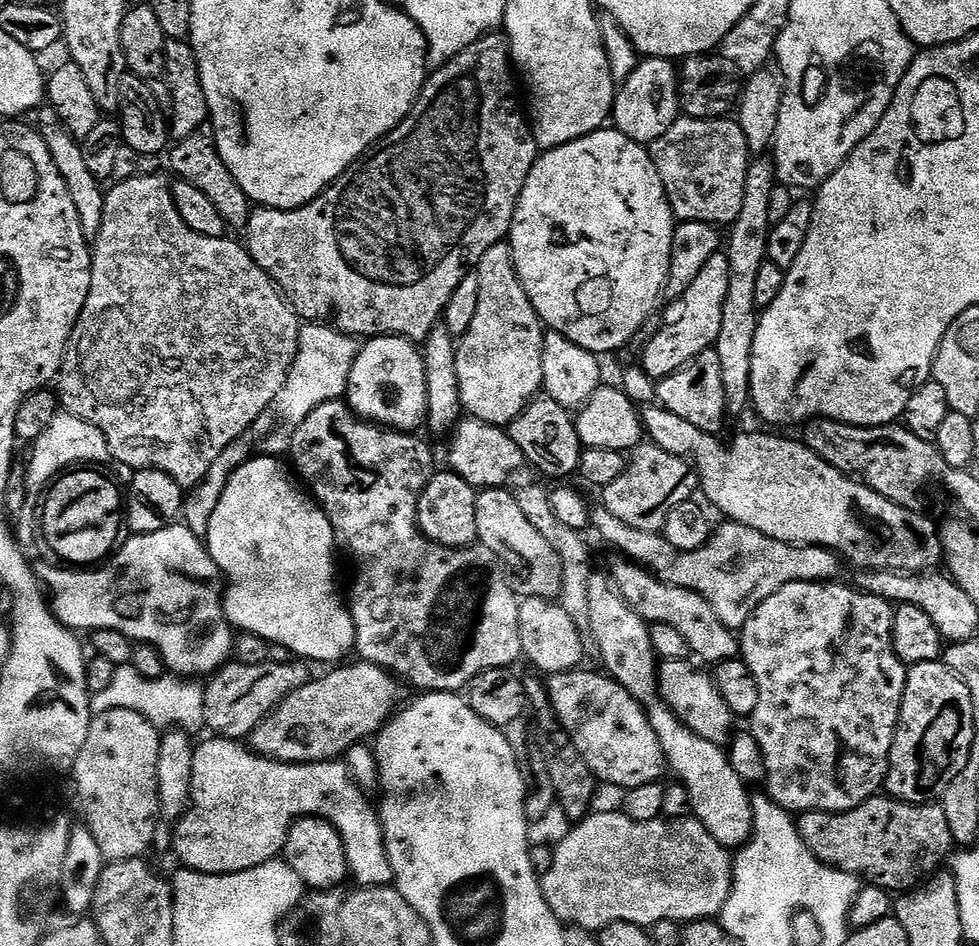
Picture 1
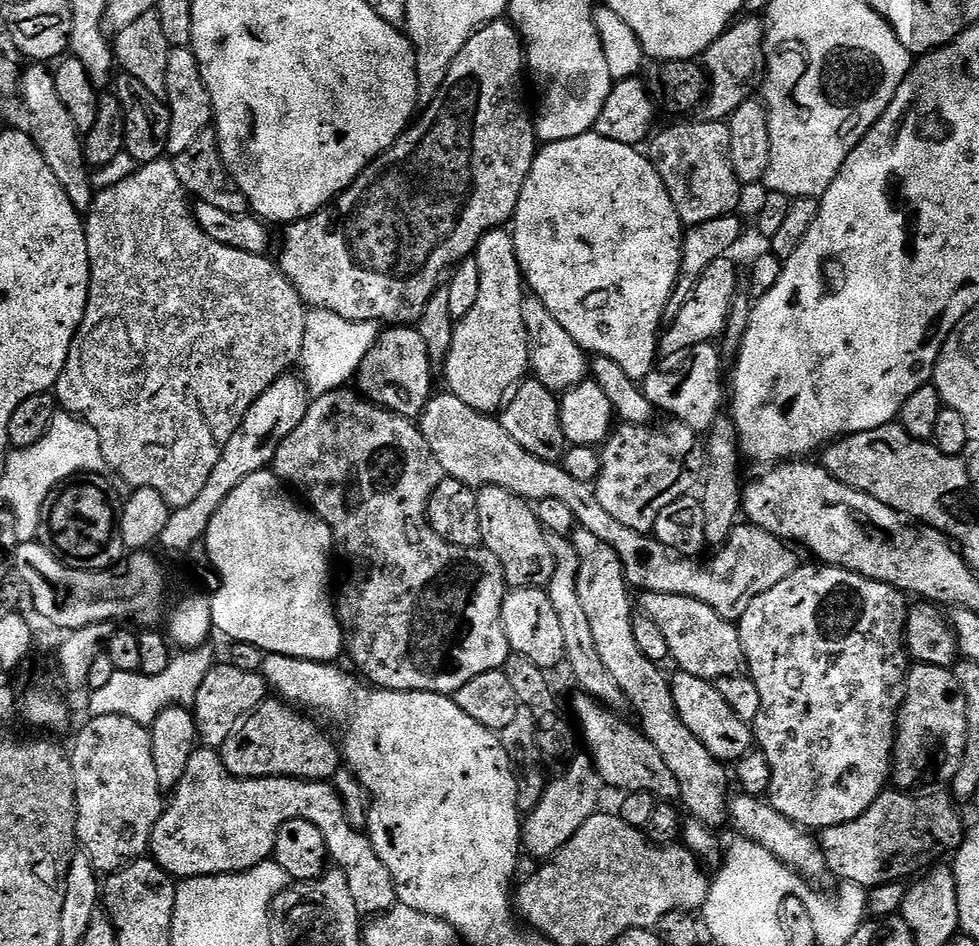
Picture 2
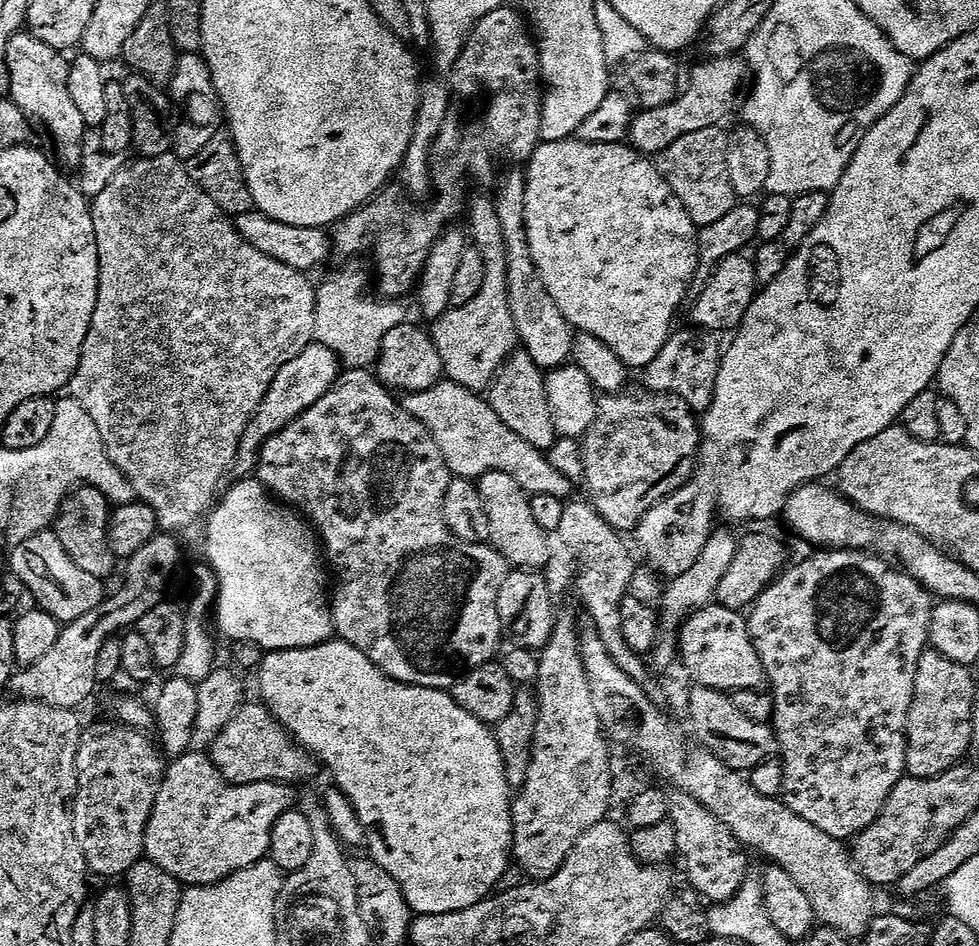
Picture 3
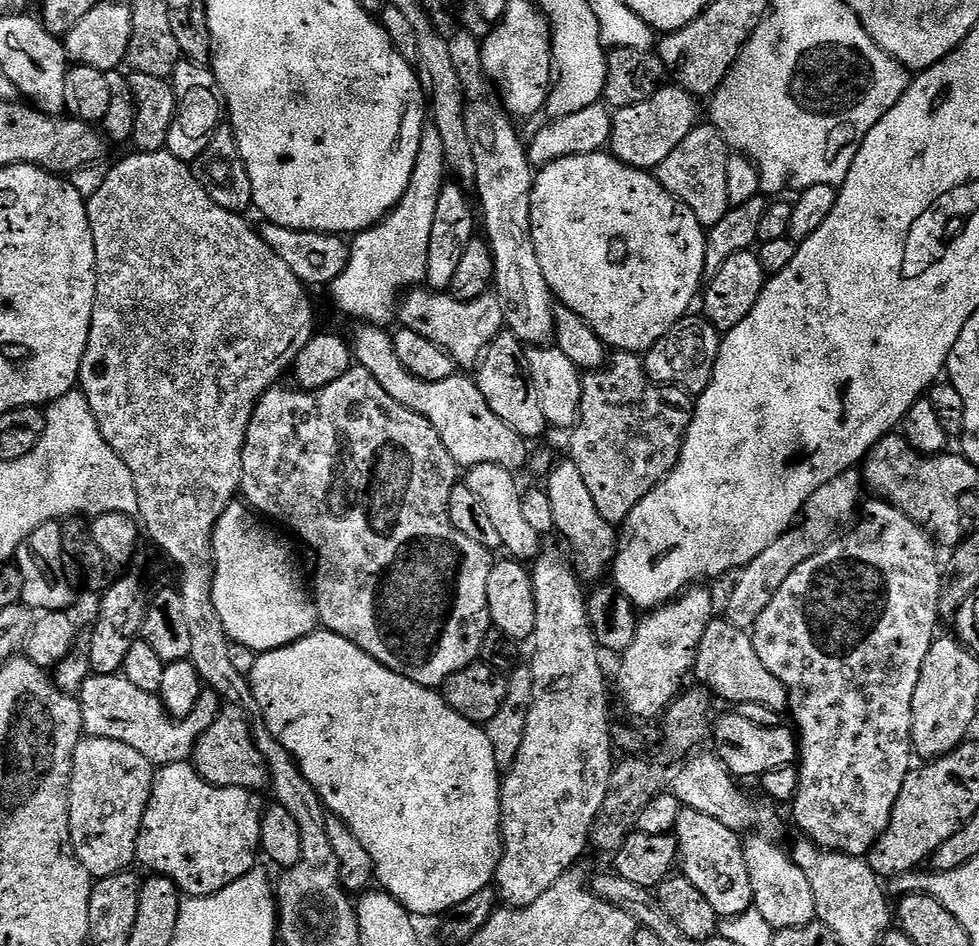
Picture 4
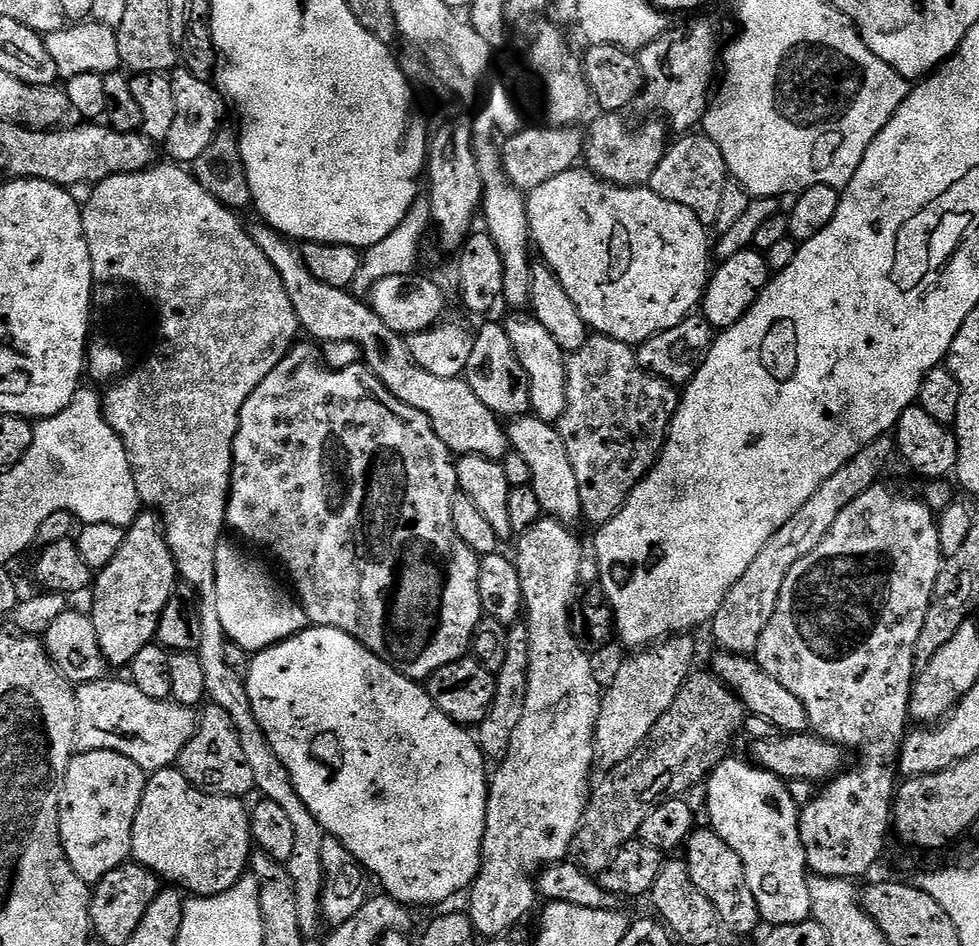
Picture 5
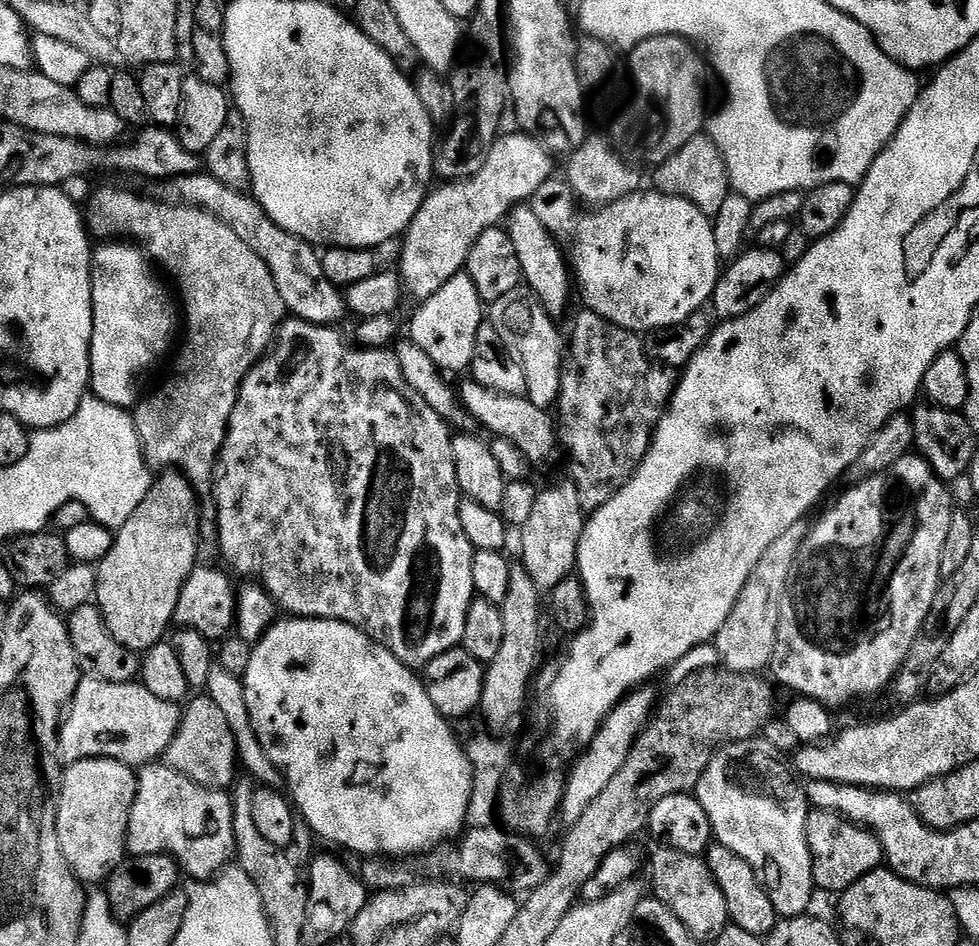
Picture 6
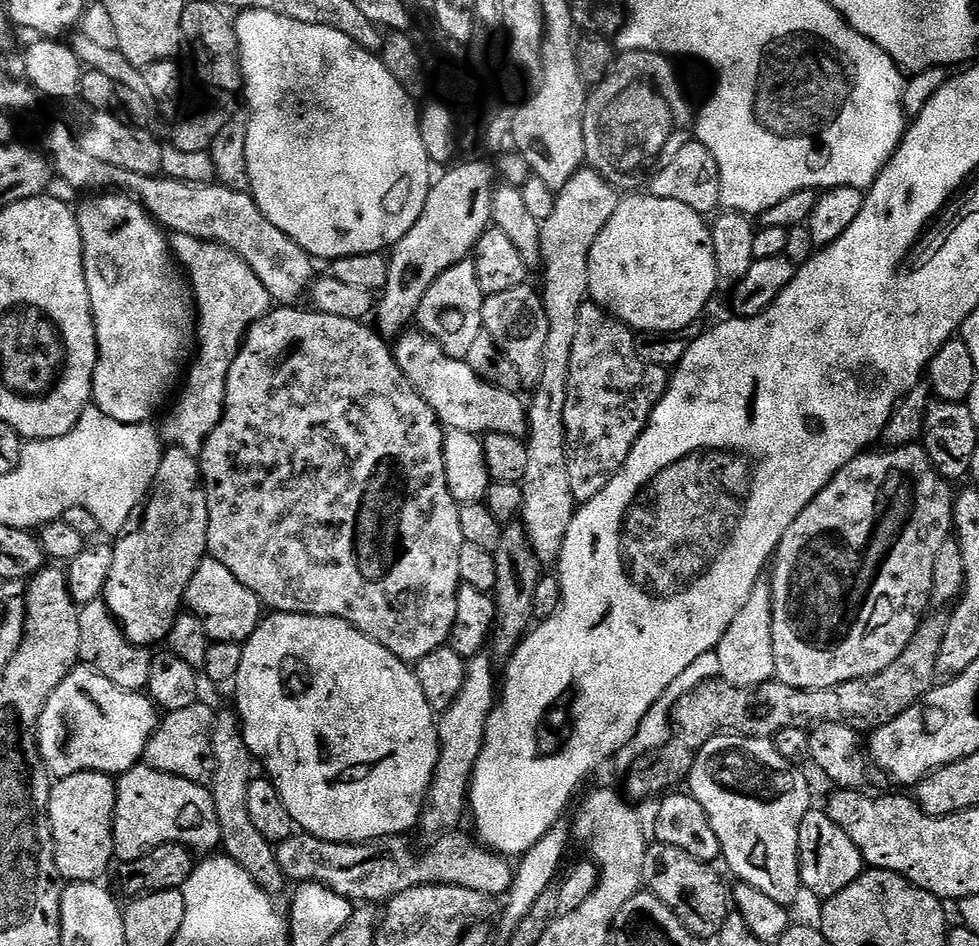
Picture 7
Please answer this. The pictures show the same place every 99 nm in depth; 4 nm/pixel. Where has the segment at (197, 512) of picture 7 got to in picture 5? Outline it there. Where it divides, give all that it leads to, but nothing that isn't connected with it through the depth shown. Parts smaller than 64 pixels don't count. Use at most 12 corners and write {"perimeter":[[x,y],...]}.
{"perimeter":[[144,510],[99,569],[90,615],[109,665],[156,640],[178,590],[168,529]]}

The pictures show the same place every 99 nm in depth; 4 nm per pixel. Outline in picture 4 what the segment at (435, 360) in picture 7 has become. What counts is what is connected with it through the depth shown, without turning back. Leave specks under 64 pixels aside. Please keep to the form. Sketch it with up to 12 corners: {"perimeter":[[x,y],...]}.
{"perimeter":[[571,459],[548,473],[555,531],[585,581],[613,567],[617,529]]}

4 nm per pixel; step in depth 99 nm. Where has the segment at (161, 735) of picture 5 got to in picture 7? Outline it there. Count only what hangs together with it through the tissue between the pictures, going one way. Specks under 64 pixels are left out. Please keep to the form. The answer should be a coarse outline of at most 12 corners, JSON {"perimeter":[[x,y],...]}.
{"perimeter":[[77,666],[36,726],[53,777],[144,760],[158,709]]}

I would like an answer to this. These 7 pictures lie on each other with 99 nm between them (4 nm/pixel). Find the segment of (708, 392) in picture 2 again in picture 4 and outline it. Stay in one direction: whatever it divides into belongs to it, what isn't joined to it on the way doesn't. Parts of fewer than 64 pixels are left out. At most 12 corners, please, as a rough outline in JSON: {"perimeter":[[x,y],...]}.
{"perimeter":[[685,318],[643,353],[644,375],[699,394],[721,333]]}

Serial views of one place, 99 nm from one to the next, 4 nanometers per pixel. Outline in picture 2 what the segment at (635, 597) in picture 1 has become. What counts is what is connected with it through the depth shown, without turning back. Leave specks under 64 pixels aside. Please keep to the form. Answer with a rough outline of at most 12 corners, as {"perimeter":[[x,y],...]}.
{"perimeter":[[644,592],[681,672],[745,671],[739,627],[693,596]]}

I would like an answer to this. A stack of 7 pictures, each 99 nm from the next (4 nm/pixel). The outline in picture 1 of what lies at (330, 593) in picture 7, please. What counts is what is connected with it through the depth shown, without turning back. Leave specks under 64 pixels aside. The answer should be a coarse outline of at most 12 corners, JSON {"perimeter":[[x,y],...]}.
{"perimeter":[[318,406],[295,475],[361,661],[425,693],[521,659],[490,549],[418,527],[419,435]]}

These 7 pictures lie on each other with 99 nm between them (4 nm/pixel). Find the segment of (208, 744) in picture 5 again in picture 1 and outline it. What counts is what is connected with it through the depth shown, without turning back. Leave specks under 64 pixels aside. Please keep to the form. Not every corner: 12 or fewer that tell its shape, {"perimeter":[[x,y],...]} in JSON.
{"perimeter":[[377,664],[336,666],[252,731],[258,756],[340,760],[401,707]]}

